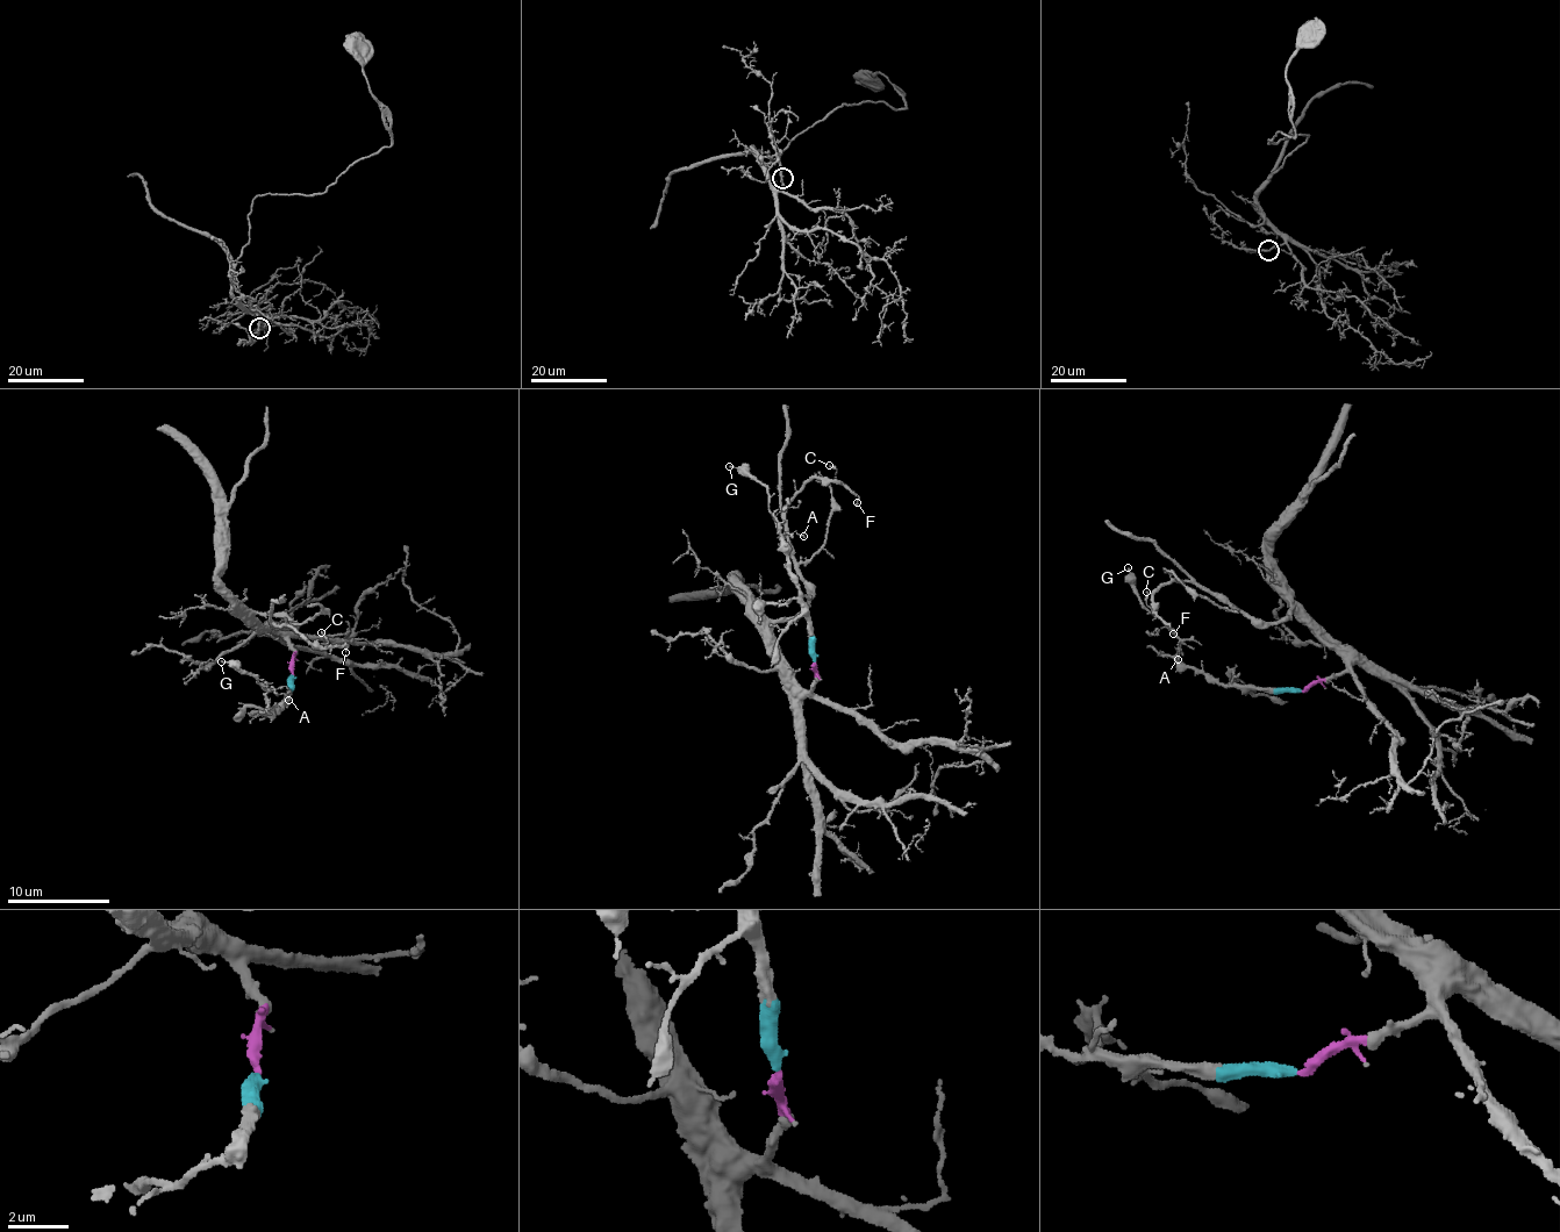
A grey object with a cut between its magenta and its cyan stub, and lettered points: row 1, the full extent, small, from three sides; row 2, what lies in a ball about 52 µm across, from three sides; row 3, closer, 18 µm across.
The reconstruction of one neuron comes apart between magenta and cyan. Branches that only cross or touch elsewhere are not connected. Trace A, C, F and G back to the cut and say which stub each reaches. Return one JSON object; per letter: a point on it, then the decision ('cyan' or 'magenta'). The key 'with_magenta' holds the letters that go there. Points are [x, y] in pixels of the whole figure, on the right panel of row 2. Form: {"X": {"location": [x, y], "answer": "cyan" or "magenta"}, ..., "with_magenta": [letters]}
{"A": {"location": [1178, 659], "answer": "cyan"}, "C": {"location": [1146, 592], "answer": "magenta"}, "F": {"location": [1173, 634], "answer": "magenta"}, "G": {"location": [1128, 567], "answer": "cyan"}, "with_magenta": ["C", "F"]}

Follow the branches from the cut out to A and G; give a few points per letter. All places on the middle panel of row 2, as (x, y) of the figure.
A: (816, 660), (803, 594), (789, 568), (789, 553), (780, 536), (804, 536)
G: (816, 660), (803, 594), (770, 510), (768, 493), (756, 479), (729, 465)

